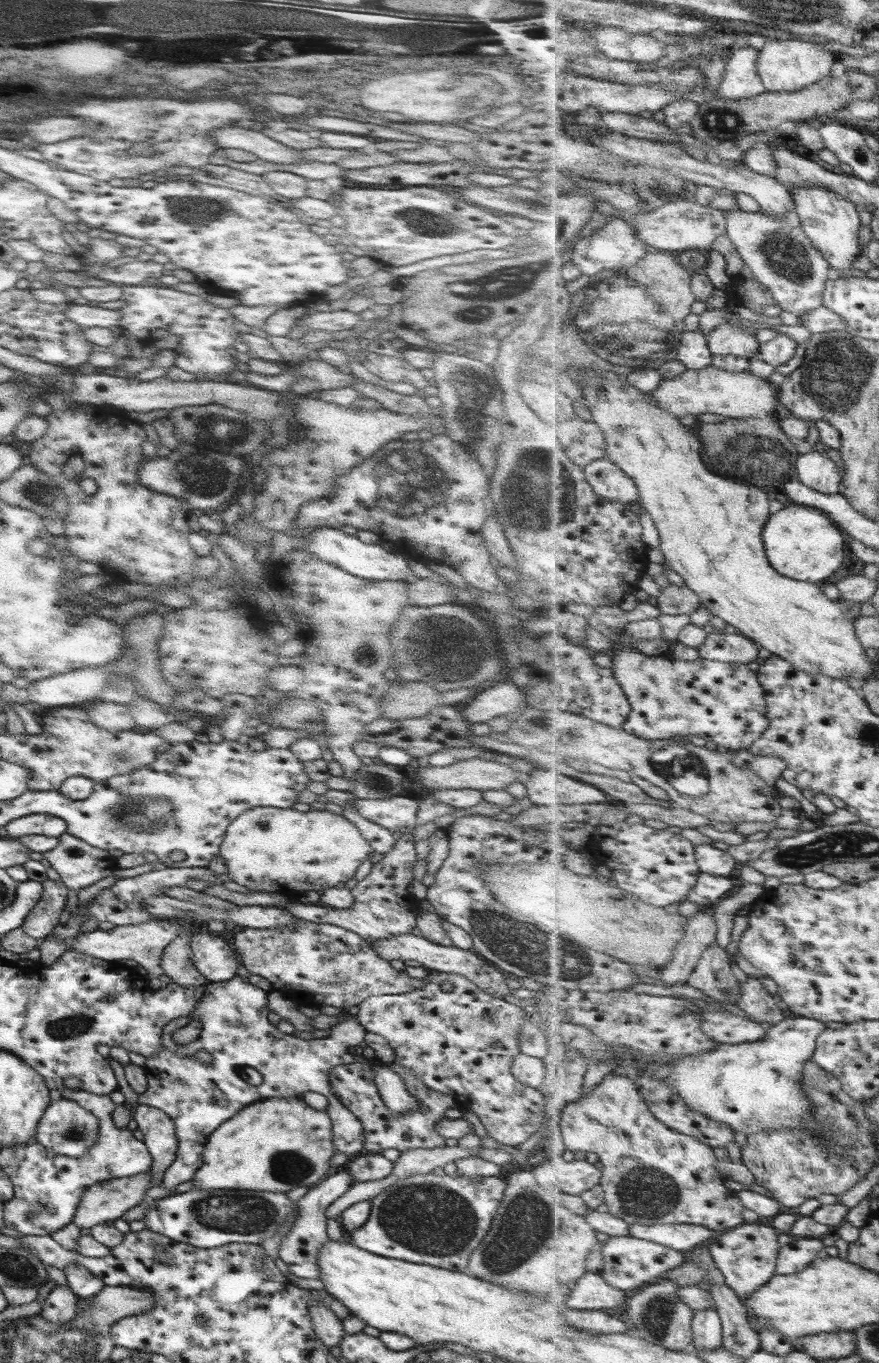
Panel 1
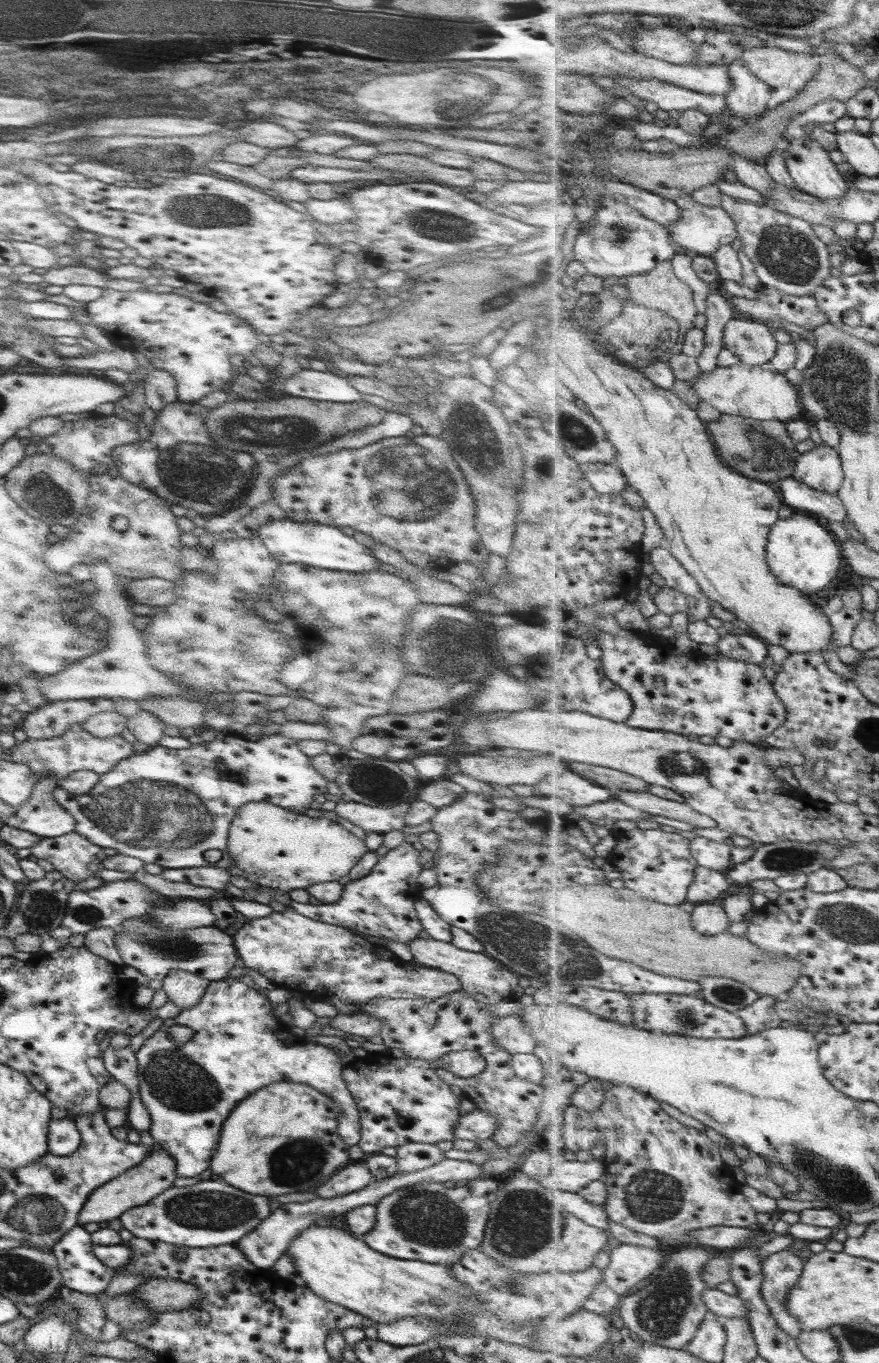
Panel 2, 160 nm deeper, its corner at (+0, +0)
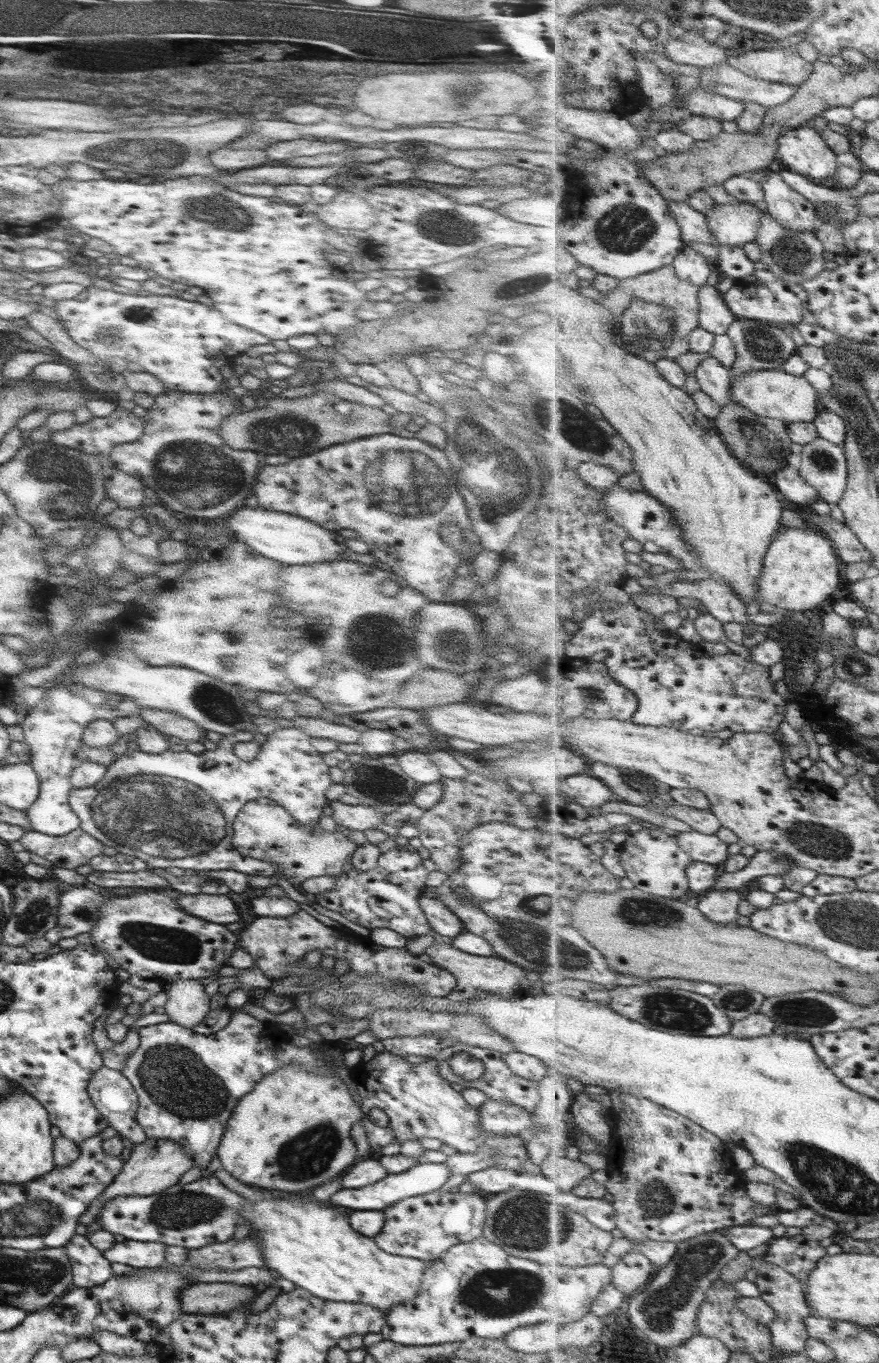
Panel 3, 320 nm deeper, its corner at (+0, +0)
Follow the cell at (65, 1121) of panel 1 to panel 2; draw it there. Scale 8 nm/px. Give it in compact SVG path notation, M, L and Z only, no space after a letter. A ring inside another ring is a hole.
M73 1119L50 1120L47 1130L47 1153L57 1157L67 1157L78 1150L81 1144L79 1130Z

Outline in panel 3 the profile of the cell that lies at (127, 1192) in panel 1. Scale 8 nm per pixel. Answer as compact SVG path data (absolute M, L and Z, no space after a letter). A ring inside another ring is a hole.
M146 1138L145 1142L133 1146L131 1155L121 1165L120 1171L115 1175L110 1185L106 1186L105 1190L89 1205L89 1209L81 1214L78 1224L87 1226L95 1221L95 1218L101 1214L103 1204L109 1202L110 1198L157 1194L168 1186L175 1185L180 1176L189 1168L194 1168L194 1159L191 1158L191 1153L185 1148L183 1142L177 1144L176 1141Z

